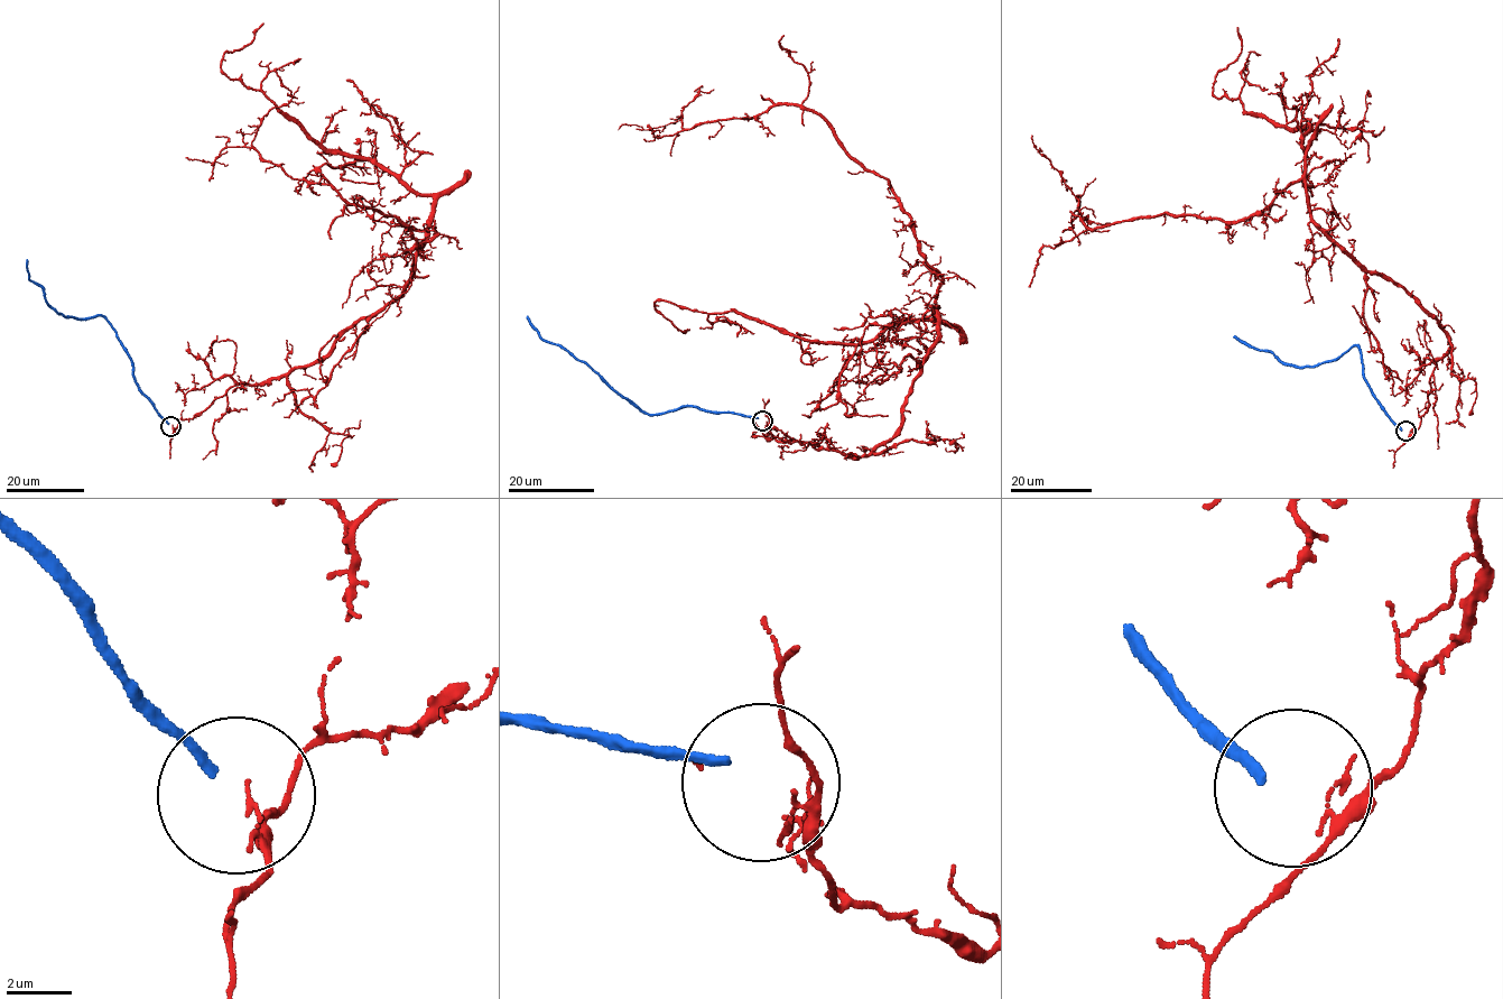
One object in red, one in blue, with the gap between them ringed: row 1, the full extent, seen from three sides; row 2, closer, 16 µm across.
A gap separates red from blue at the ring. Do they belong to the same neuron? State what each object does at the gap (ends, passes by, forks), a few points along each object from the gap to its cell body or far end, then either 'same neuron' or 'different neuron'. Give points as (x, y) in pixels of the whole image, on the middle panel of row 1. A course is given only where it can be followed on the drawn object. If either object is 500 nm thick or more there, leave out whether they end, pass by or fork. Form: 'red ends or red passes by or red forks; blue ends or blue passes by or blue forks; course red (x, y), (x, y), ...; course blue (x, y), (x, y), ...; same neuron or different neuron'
red forks; blue ends; course red (766, 424), (857, 458), (890, 440), (942, 279), (890, 184), (825, 121), (787, 103), (685, 129), (702, 86); course blue (758, 418), (689, 406), (667, 412), (640, 412), (587, 364), (540, 338), (526, 316); different neuron

